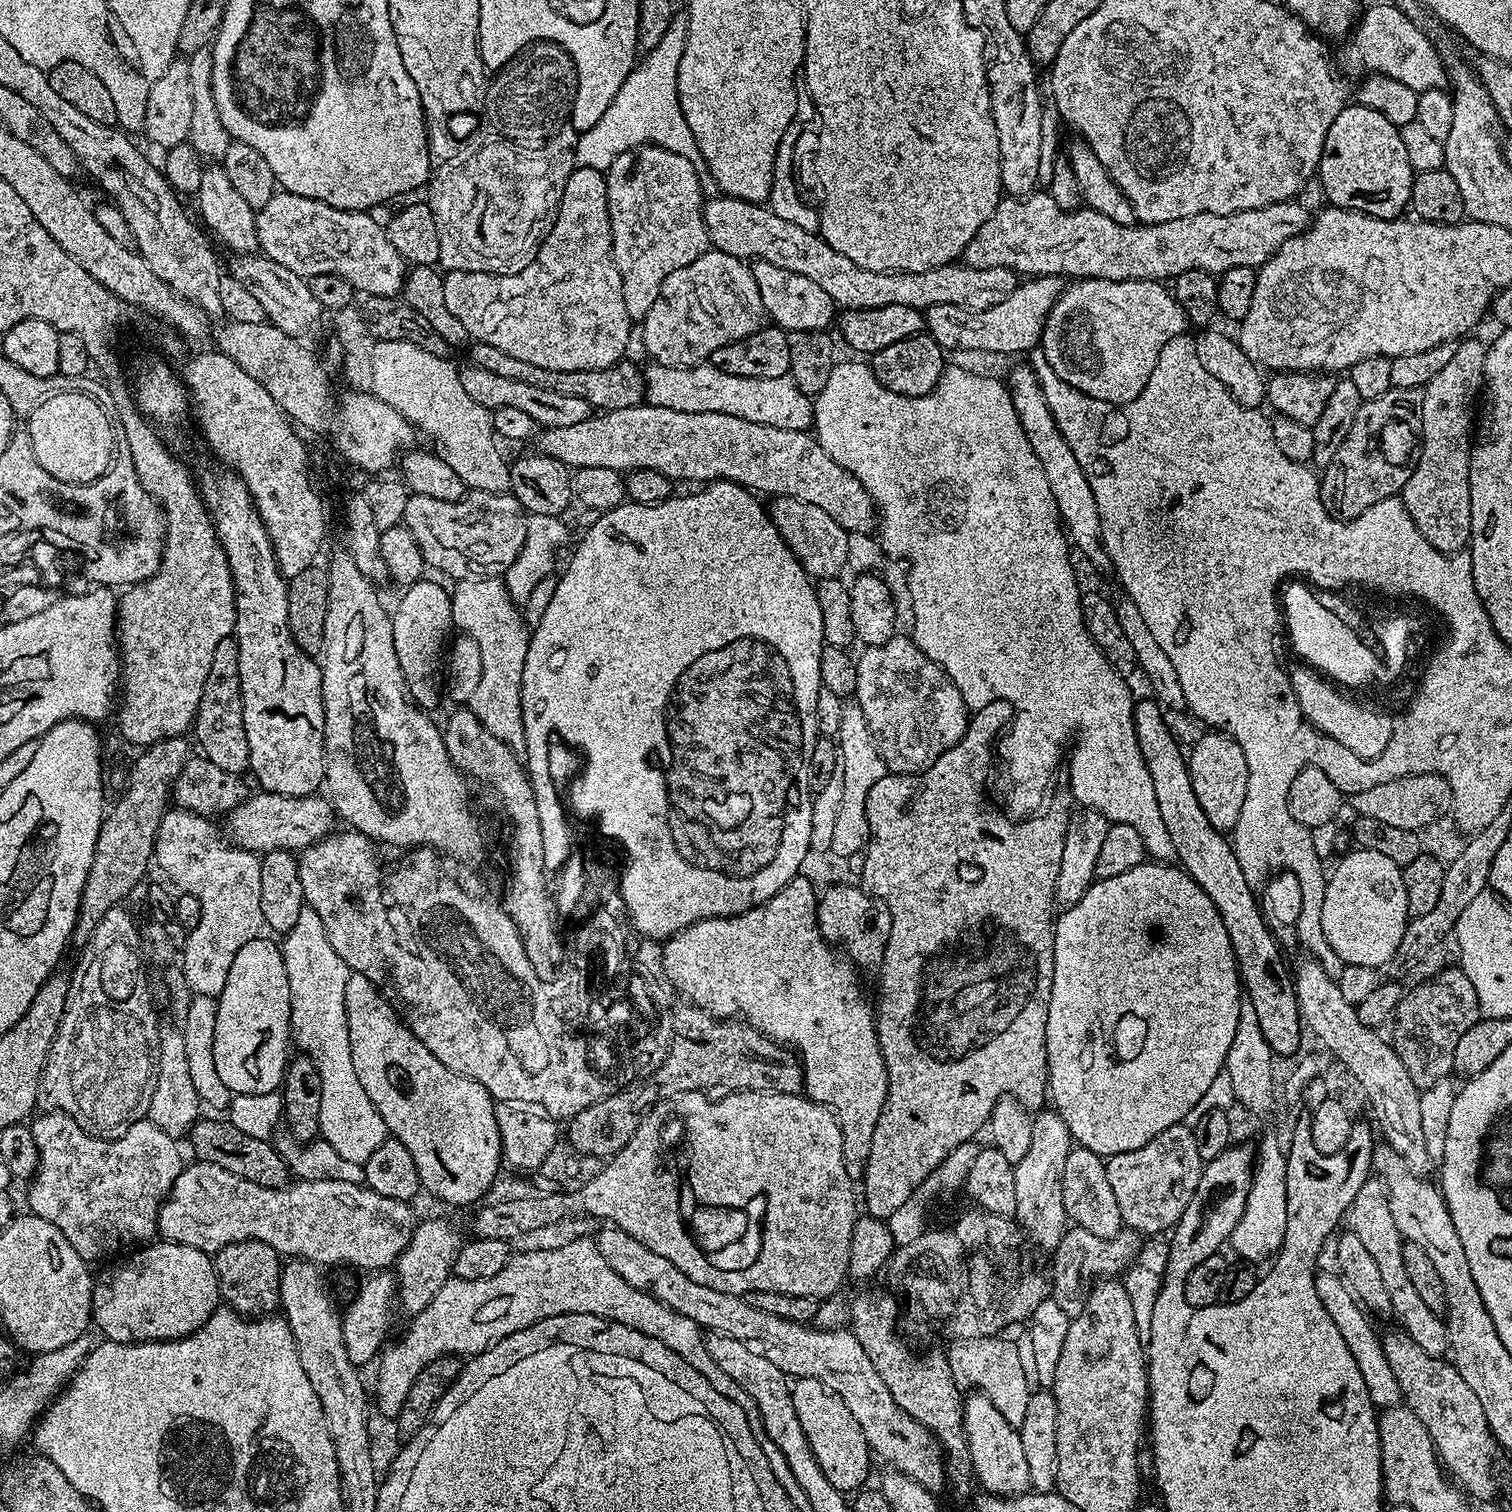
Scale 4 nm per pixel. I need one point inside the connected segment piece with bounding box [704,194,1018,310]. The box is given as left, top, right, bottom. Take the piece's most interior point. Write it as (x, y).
(750, 232)

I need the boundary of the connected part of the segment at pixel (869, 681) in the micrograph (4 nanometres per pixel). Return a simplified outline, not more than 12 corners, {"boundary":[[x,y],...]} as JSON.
{"boundary":[[907,635],[865,647],[854,699],[892,774],[921,772],[970,709]]}

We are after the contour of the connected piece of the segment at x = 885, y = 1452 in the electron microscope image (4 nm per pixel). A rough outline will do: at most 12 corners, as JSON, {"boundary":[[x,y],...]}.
{"boundary":[[621,1228],[596,1249],[630,1286],[846,1402],[869,1449],[929,1492],[946,1457],[852,1331],[694,1282]]}

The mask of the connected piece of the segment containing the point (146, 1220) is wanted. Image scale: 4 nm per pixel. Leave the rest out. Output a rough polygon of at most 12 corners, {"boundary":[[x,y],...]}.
{"boundary":[[152,1120],[30,1124],[31,1215],[89,1262],[157,1235],[182,1167]]}

